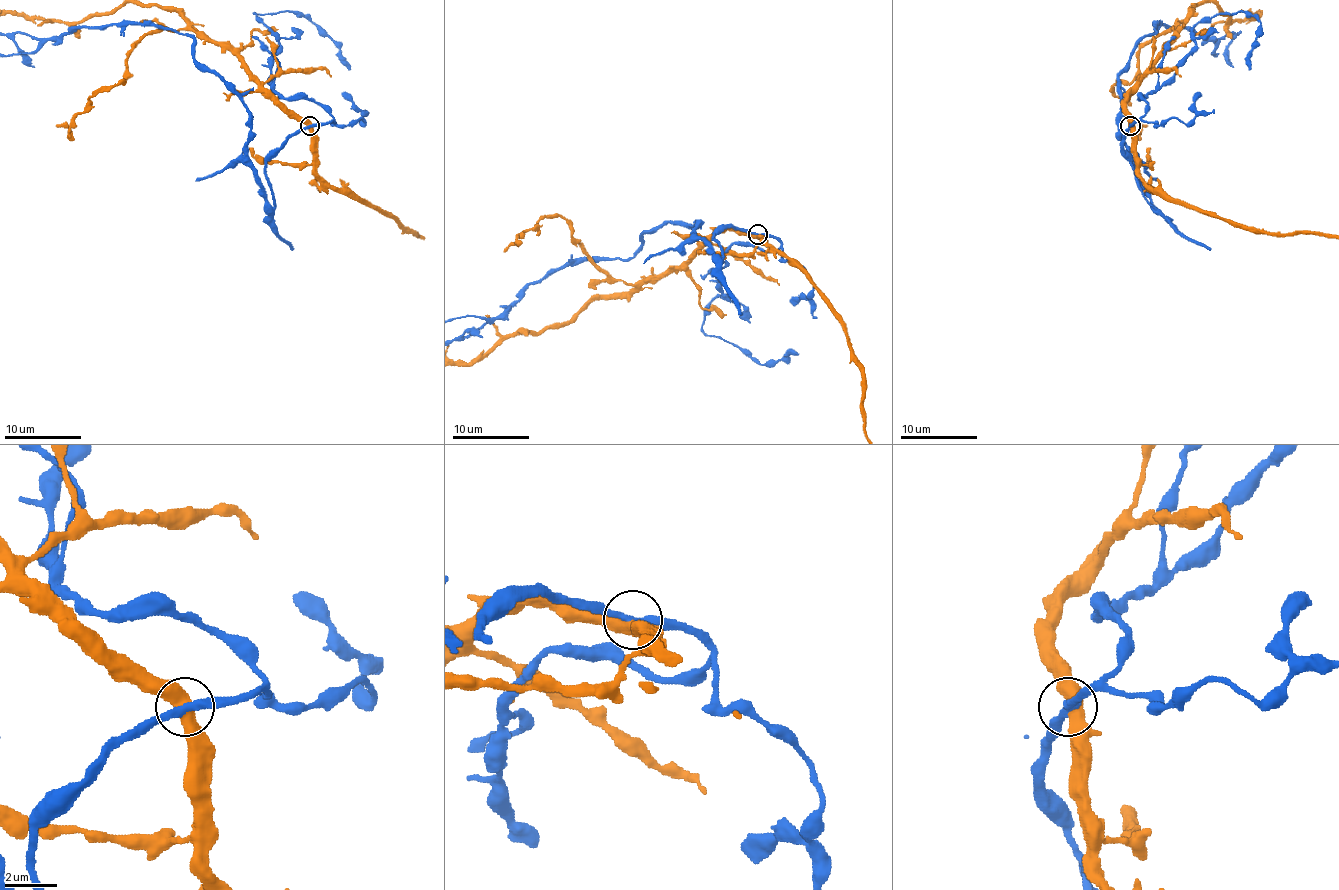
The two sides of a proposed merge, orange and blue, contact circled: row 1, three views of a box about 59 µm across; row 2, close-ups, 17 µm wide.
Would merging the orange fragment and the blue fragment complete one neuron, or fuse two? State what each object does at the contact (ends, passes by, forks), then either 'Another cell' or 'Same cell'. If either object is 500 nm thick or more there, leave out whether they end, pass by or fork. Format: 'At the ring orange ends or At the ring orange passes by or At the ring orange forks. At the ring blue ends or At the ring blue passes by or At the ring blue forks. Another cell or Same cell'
Another cell

